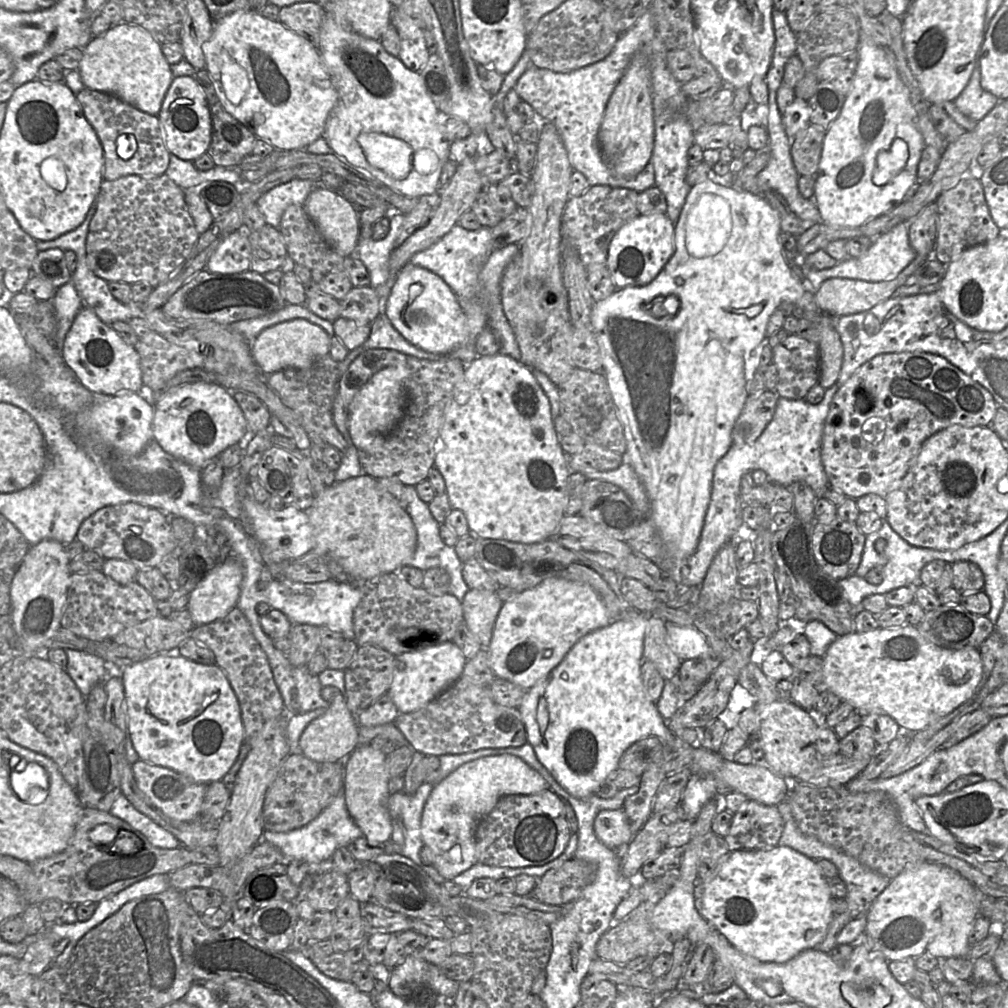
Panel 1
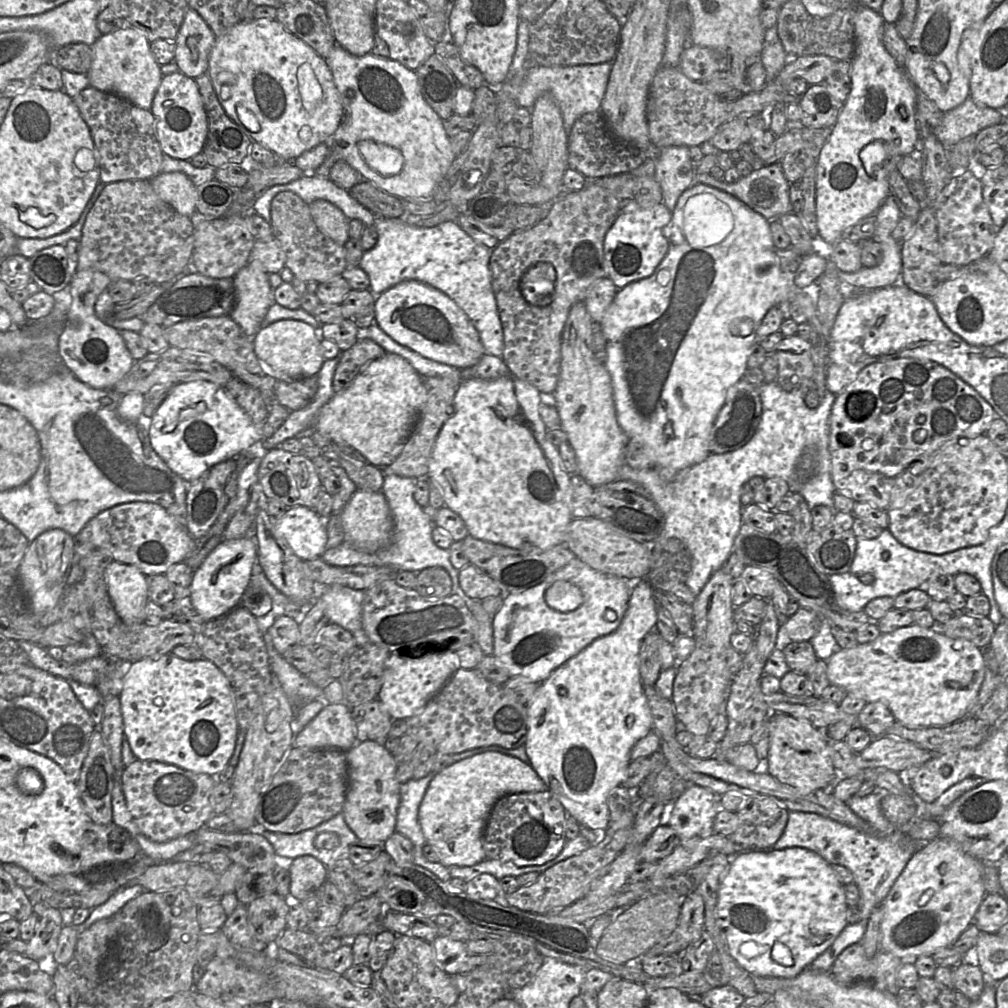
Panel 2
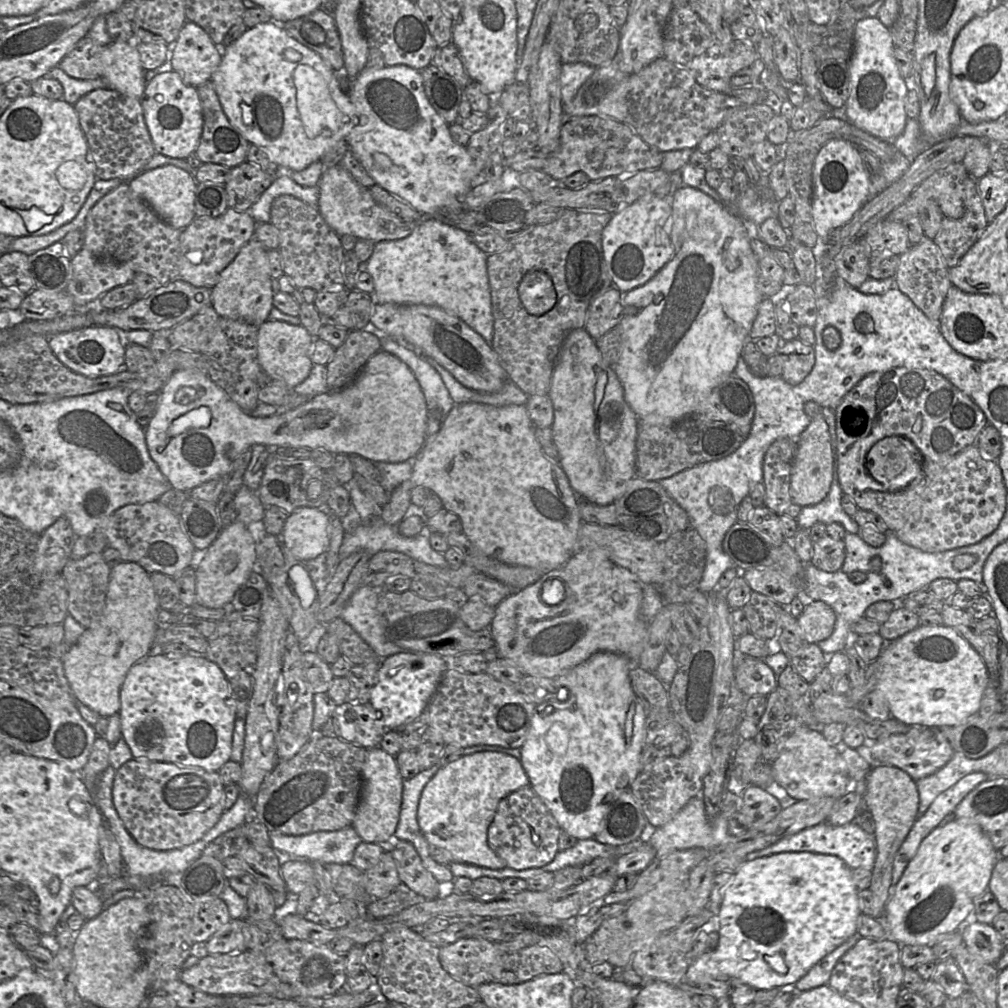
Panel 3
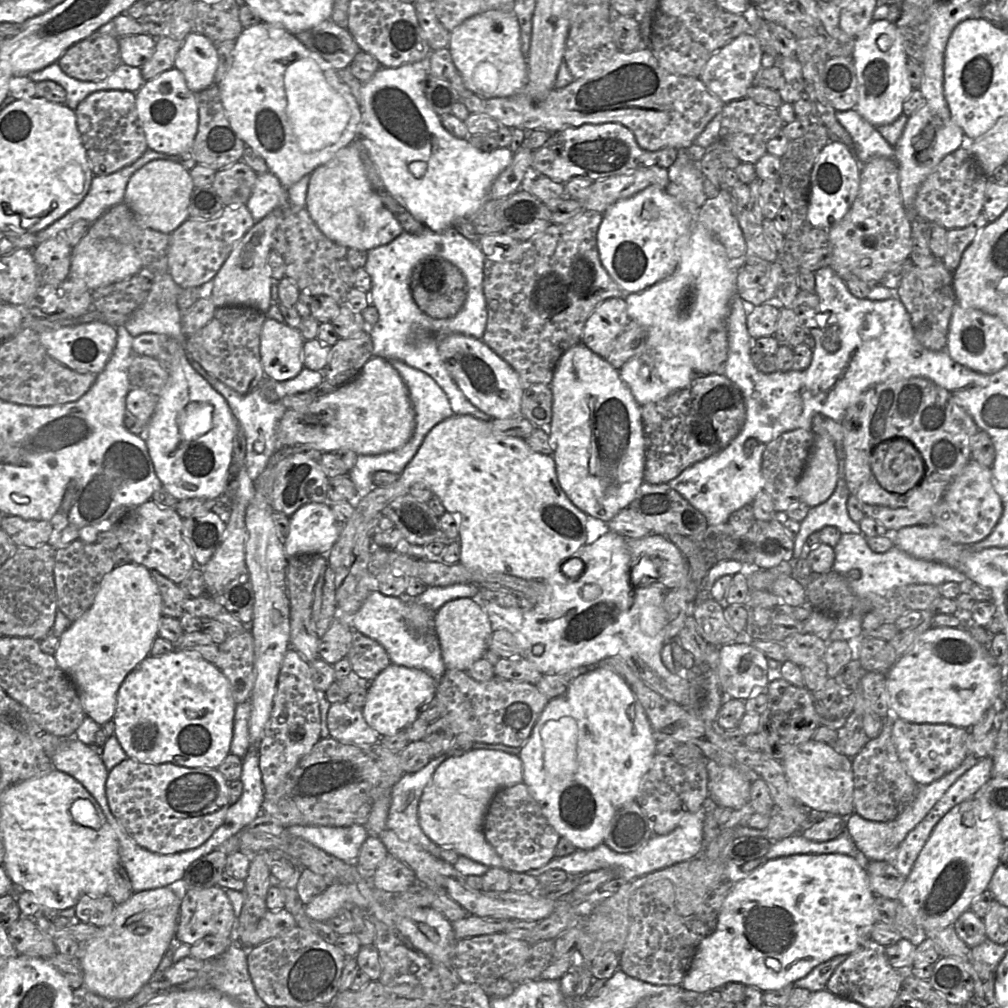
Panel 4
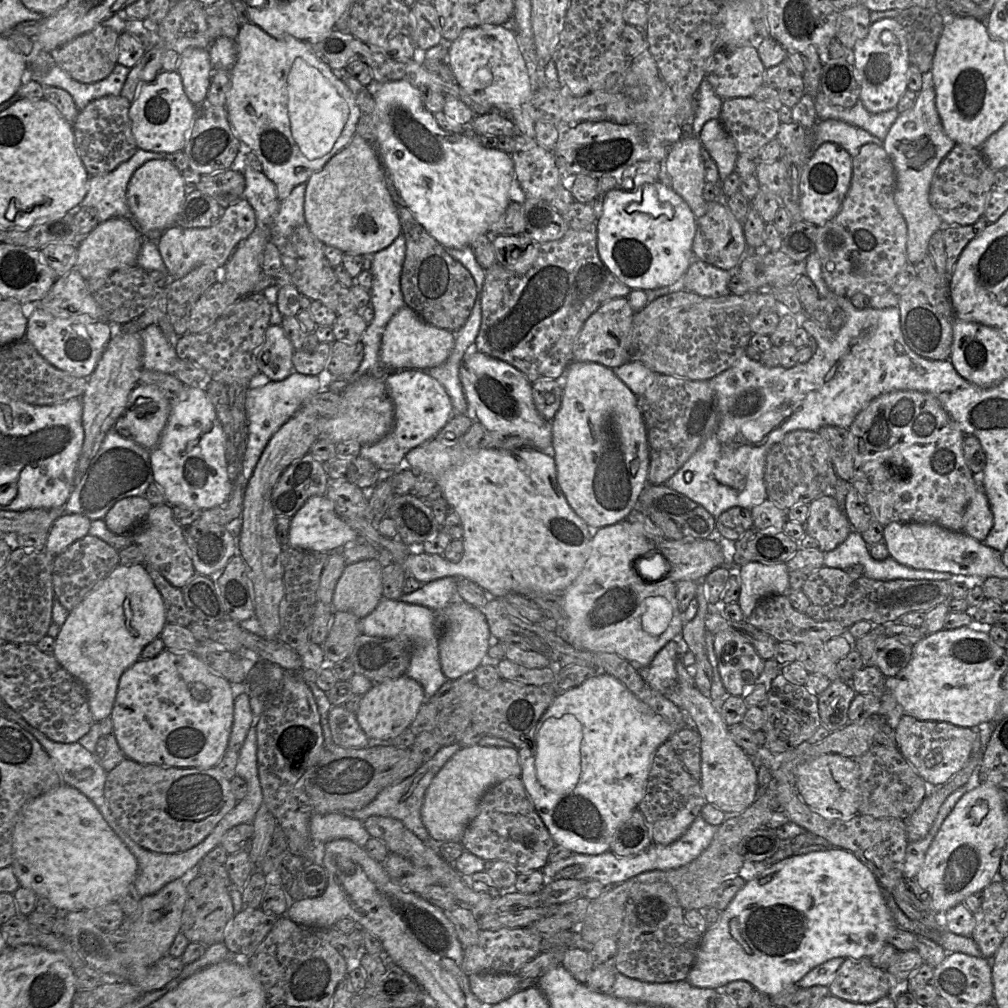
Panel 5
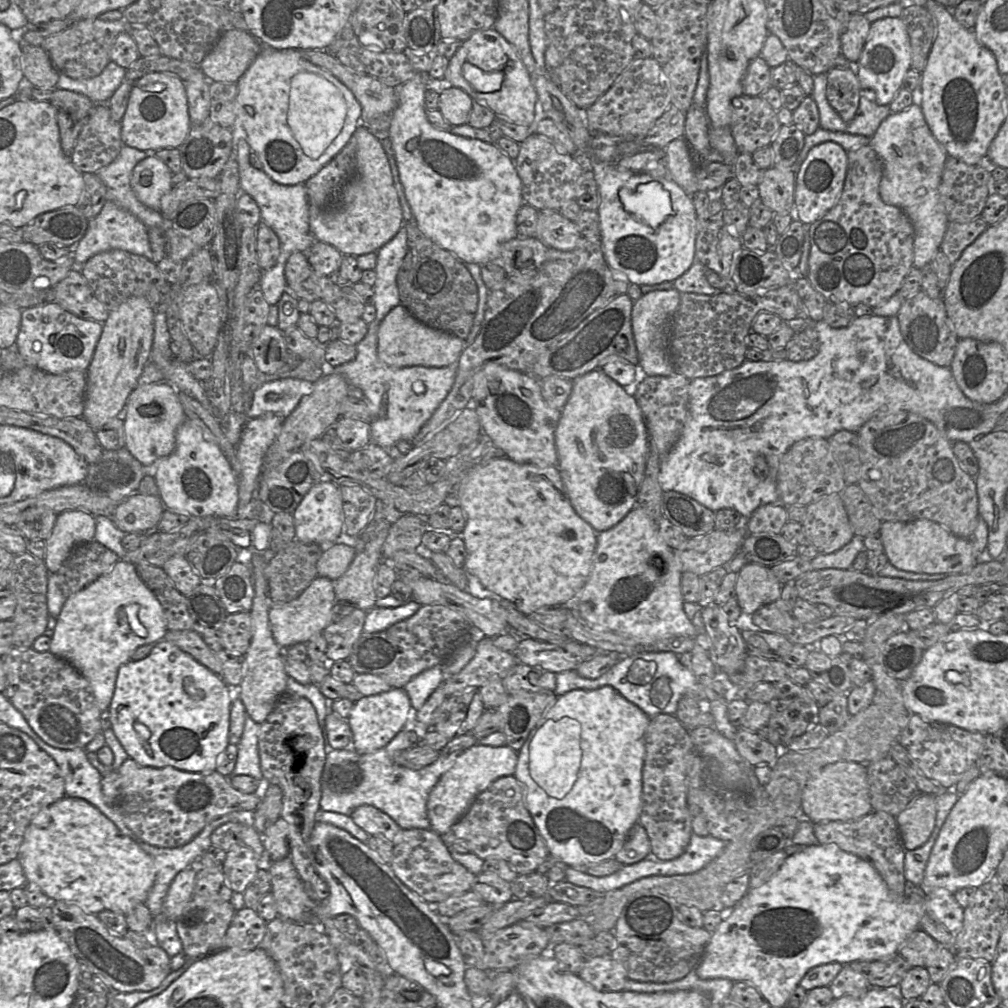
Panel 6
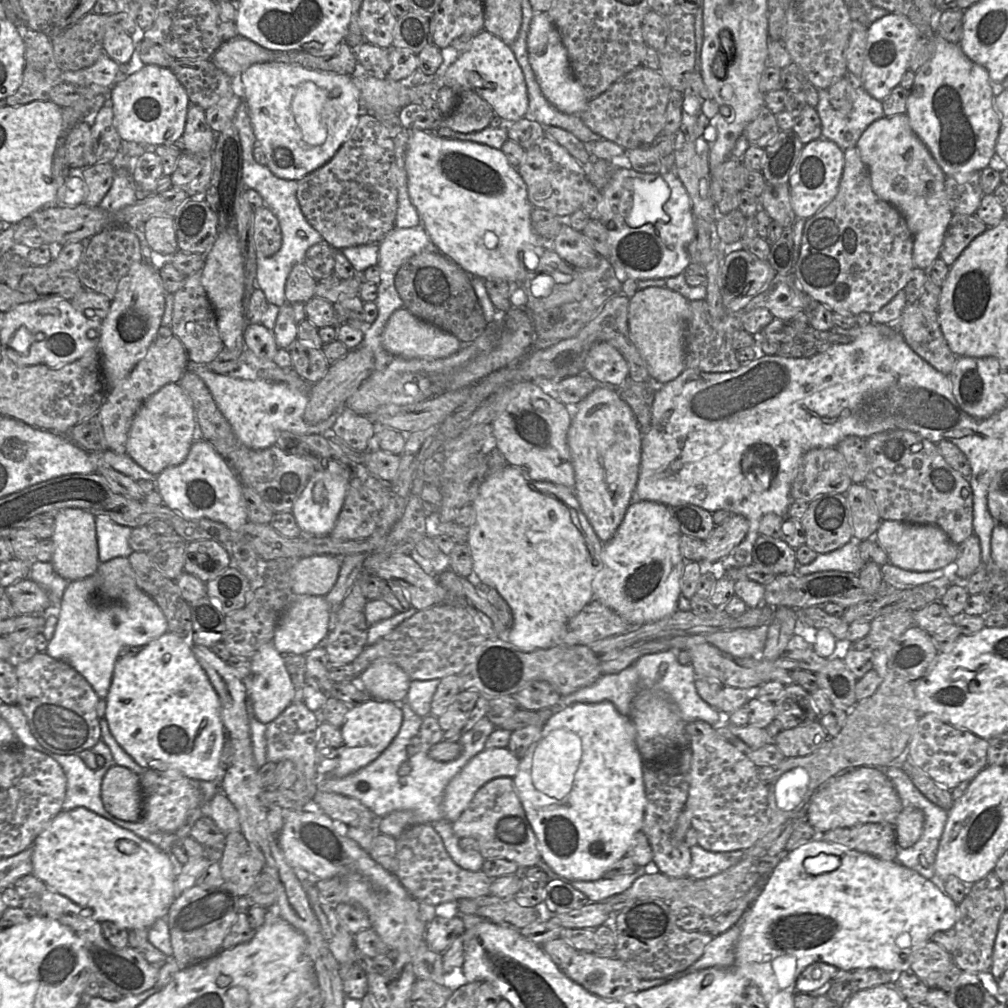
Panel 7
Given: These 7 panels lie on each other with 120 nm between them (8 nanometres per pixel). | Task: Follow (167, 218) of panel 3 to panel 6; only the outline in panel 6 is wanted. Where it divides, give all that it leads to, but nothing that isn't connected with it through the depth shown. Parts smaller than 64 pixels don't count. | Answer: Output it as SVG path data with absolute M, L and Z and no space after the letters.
M156 156L140 161L131 176L131 187L137 199L145 206L159 210L160 201L172 188L172 176L169 167Z

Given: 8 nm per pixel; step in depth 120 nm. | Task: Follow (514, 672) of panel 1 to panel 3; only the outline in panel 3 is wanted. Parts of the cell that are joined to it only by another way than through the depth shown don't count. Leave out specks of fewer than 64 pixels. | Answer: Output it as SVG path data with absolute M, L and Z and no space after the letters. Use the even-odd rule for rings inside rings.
M580 550L562 566L543 574L534 584L514 591L495 607L489 629L499 657L510 660L525 675L553 679L598 652L618 653L627 657L632 664L638 664L650 623L641 616L644 583L631 570L612 561L602 550ZM552 579L563 581L567 587L565 598L557 605L549 605L541 598L544 583Z

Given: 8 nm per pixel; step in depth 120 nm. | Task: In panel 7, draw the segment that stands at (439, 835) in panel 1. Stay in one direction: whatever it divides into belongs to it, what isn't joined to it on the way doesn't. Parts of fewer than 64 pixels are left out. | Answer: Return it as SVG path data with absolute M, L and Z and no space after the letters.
M506 748L484 749L475 755L461 769L461 771L449 782L445 789L443 799L443 811L445 819L453 823L468 807L476 792L487 782L499 778L514 778L518 771L519 759Z

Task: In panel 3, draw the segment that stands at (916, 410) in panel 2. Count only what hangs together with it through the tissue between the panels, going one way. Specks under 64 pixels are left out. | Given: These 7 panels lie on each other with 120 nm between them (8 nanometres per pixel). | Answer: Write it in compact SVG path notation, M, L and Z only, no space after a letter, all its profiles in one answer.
M909 367L867 374L838 404L835 420L840 487L859 509L879 515L886 523L887 531L903 527L910 513L910 503L917 498L917 491L908 491L908 485L922 473L923 467L926 475L932 477L957 453L976 444L979 434L988 425L982 409L944 376L929 369Z

